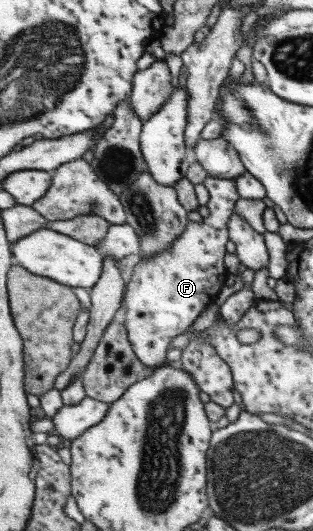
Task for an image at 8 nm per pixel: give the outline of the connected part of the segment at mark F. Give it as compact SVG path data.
M209 176L203 183L209 191L209 216L201 223L189 223L176 243L156 256L140 260L124 302L126 329L135 353L151 368L165 364L171 341L185 334L197 317L217 299L227 281L225 255L229 243L229 220L240 199L236 181Z

